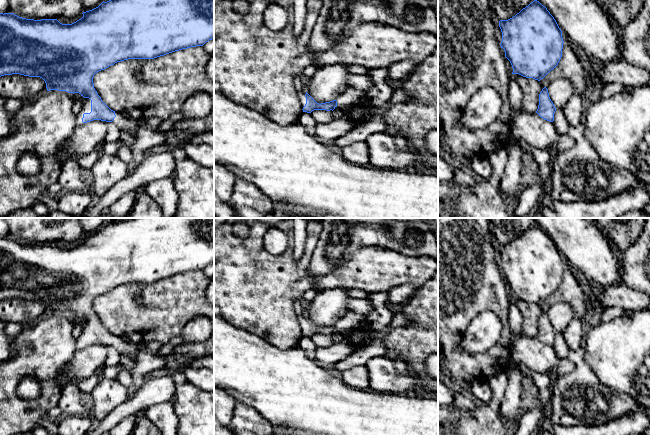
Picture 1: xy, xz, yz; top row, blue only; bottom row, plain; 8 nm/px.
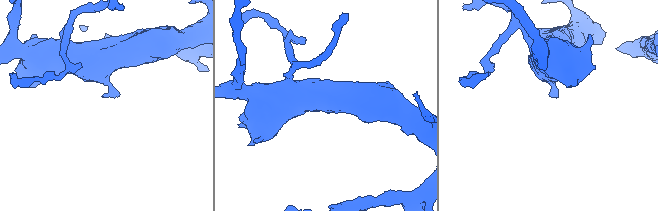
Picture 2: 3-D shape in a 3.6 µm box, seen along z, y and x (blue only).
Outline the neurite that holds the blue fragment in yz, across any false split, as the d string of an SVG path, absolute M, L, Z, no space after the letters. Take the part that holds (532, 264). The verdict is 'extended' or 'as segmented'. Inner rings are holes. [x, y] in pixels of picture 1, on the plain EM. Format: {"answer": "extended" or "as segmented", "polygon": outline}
{"answer": "as segmented", "polygon": "M534 224L508 244L500 244L501 272L513 296L540 305L556 292L563 273L562 255L545 230Z"}

